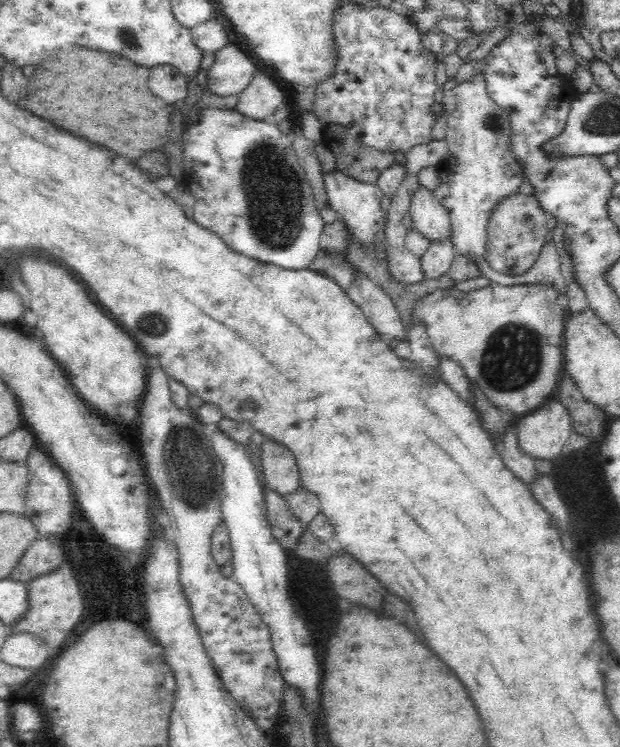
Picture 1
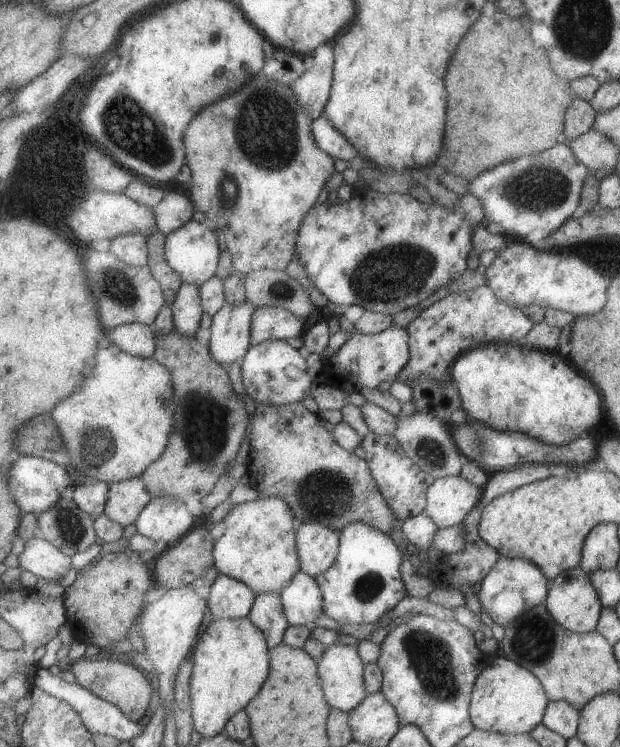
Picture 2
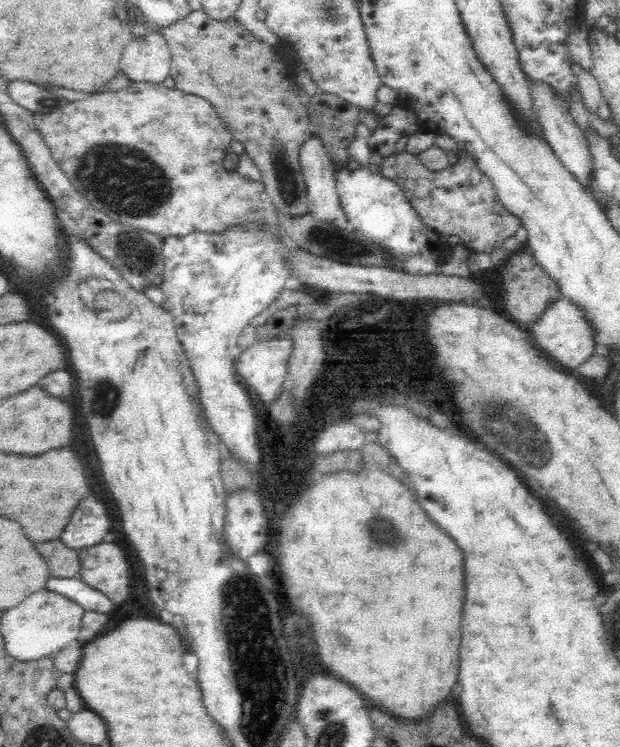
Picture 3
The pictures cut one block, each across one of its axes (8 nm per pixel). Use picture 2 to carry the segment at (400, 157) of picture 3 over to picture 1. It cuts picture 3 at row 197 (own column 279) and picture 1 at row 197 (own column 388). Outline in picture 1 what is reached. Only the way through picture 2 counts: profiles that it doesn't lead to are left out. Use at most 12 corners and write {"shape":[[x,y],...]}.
{"shape":[[534,195],[497,200],[485,226],[492,270],[524,274],[551,232]]}

